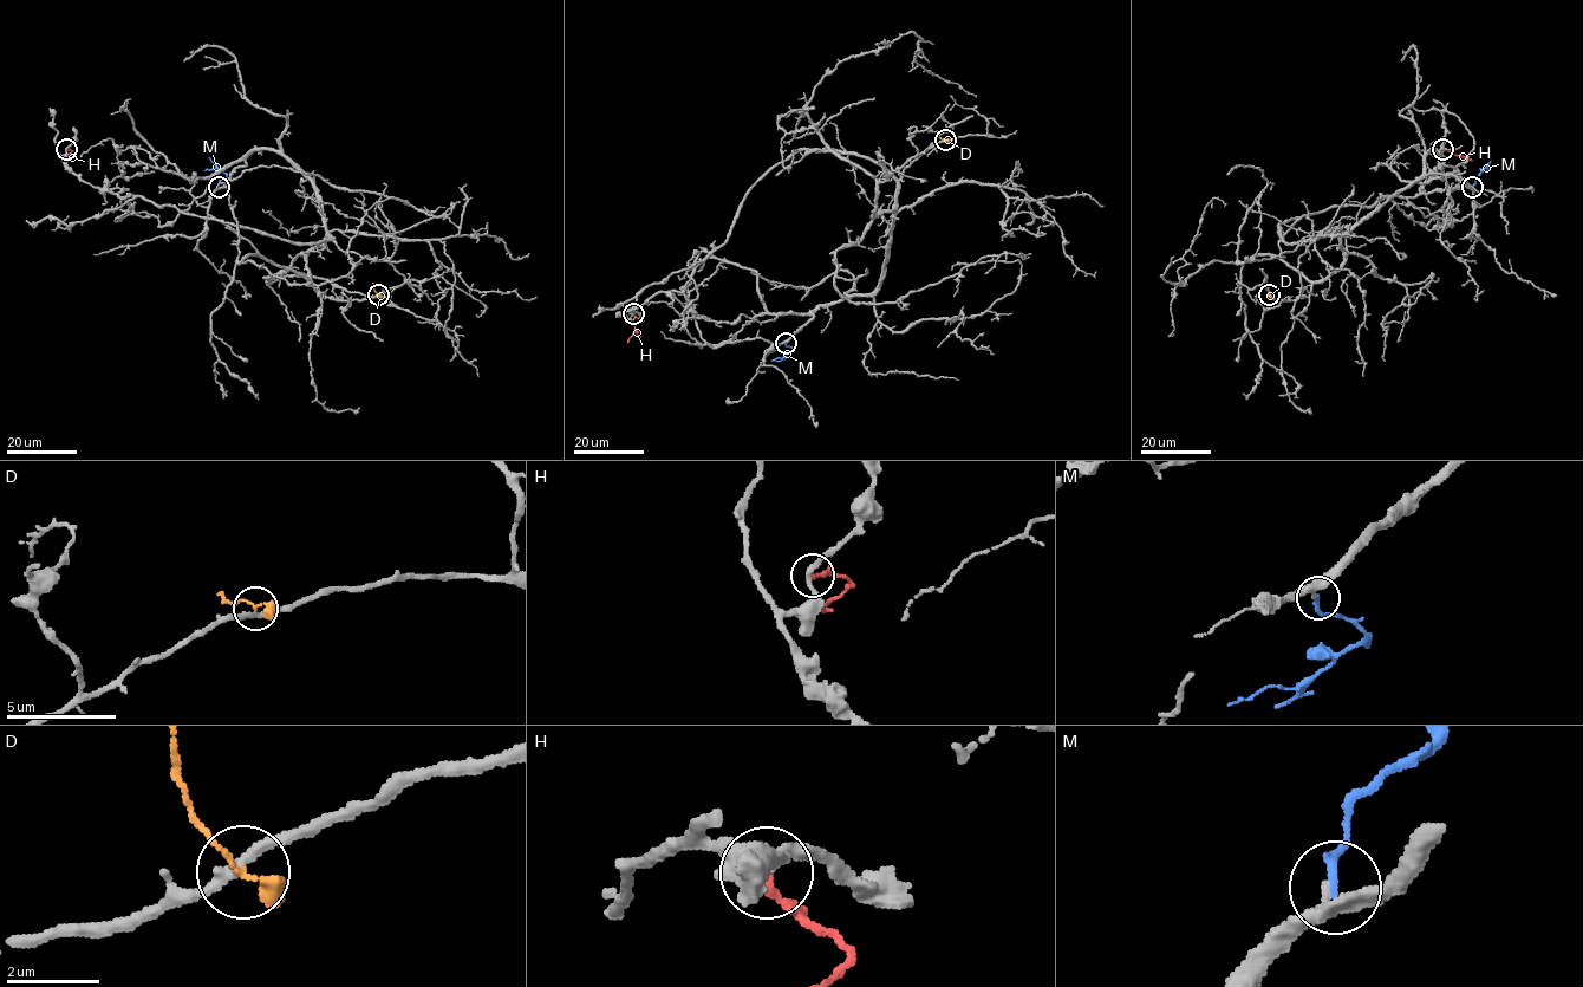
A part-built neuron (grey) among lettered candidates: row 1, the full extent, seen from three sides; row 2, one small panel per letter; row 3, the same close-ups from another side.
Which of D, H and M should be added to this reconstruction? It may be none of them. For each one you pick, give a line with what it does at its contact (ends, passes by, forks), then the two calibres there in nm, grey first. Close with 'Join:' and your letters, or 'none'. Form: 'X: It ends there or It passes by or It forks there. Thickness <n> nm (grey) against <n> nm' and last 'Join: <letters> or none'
Join: none

